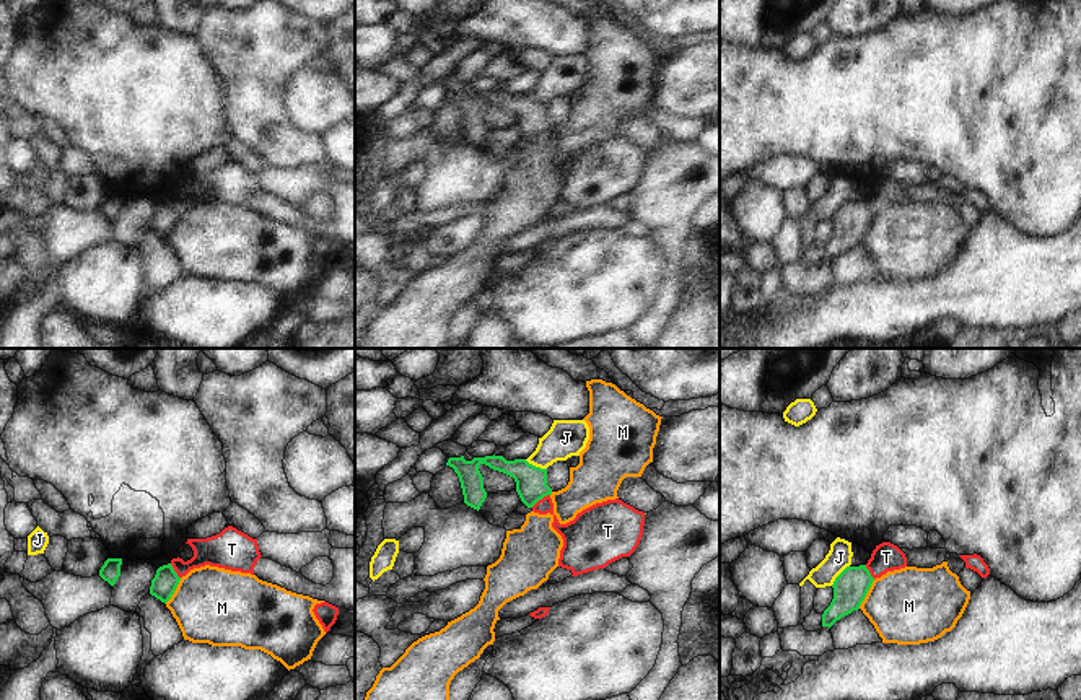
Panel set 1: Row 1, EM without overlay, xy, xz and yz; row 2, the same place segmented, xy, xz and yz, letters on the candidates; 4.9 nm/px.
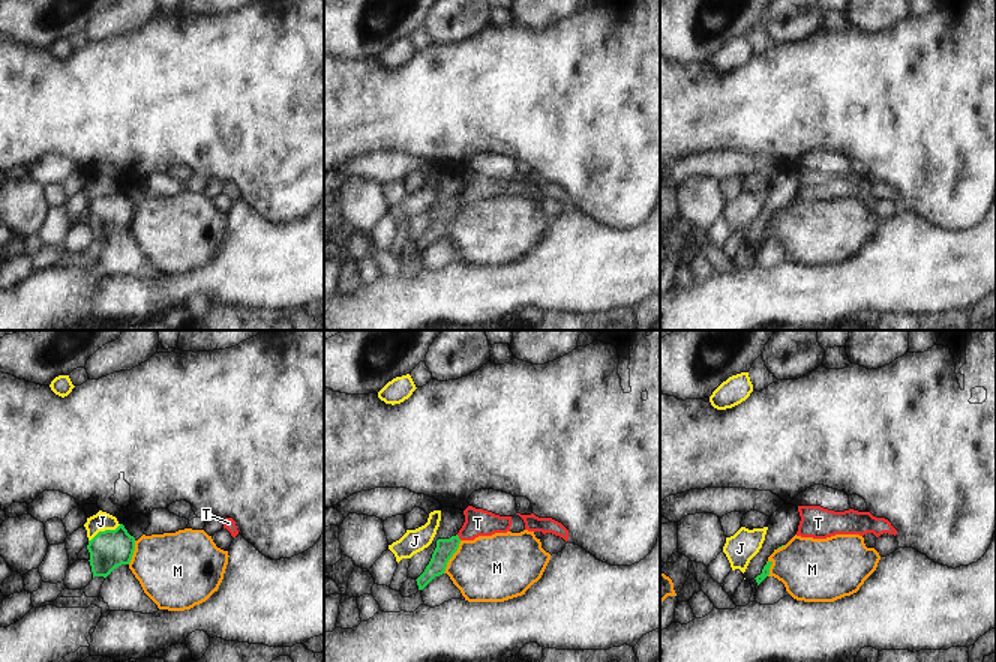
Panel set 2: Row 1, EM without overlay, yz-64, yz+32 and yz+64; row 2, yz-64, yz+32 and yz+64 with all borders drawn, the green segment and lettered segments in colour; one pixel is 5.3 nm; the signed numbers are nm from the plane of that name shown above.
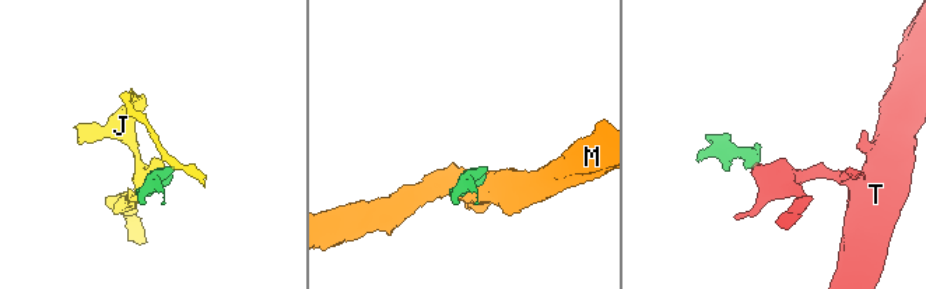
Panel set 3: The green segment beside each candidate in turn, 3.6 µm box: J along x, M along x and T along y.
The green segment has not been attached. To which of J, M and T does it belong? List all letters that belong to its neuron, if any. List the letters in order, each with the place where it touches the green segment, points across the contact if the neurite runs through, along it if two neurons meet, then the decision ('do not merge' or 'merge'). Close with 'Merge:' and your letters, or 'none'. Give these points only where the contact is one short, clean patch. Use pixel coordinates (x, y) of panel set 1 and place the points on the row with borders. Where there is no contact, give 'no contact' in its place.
J: meets green in xz at (534, 466); border along xz (525, 459), (546, 469); do not merge
M: meets green in yz at (866, 593); border along yz (875, 580), (858, 608); do not merge
T: meets green in xz at (539, 498); runs through xz (531, 482), (539, 498), (562, 529), (577, 533); merge
Merge: T

